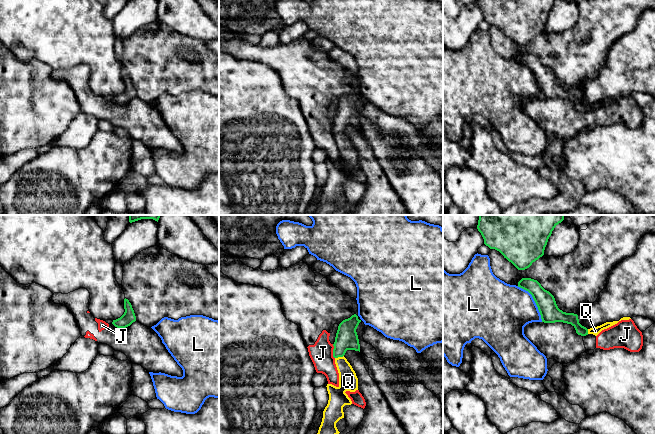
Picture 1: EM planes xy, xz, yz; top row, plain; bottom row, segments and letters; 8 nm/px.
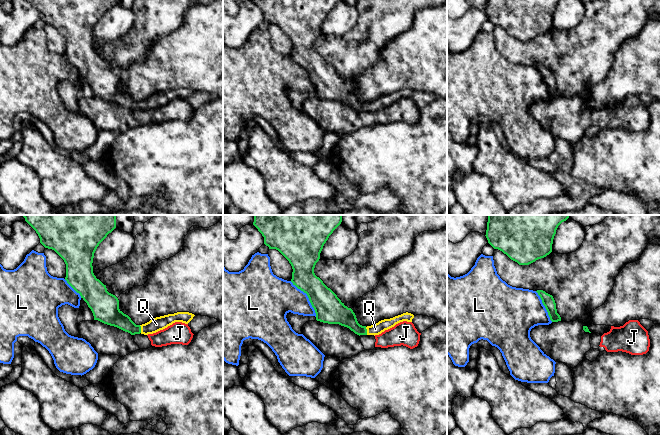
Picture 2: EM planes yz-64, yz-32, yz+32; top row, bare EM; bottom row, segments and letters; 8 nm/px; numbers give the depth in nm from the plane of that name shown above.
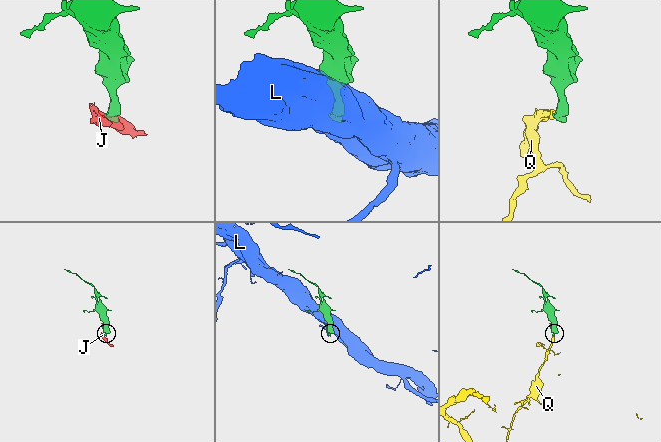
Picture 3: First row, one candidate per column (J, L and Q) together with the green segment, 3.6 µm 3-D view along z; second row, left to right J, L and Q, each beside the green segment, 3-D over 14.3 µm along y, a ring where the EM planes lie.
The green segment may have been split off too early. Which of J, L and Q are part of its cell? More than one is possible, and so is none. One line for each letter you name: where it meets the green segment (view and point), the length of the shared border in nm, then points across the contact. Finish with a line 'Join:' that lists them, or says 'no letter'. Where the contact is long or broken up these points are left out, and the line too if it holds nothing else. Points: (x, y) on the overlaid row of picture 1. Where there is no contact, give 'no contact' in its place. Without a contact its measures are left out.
Q: xz (339, 356) | 80 nm | across xz (346, 338), (340, 347), (339, 356), (348, 381)
Join: Q

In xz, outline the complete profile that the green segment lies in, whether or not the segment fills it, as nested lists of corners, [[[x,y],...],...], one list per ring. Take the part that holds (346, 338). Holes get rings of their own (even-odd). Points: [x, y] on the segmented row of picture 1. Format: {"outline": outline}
{"outline": [[[356,314],[343,320],[339,326],[333,344],[333,357],[339,373],[339,386],[327,384],[328,404],[323,411],[323,418],[317,434],[339,434],[336,423],[344,418],[343,407],[352,401],[345,393],[358,390],[358,378],[350,363],[344,357],[347,350],[360,352],[356,329],[361,320]]]}

